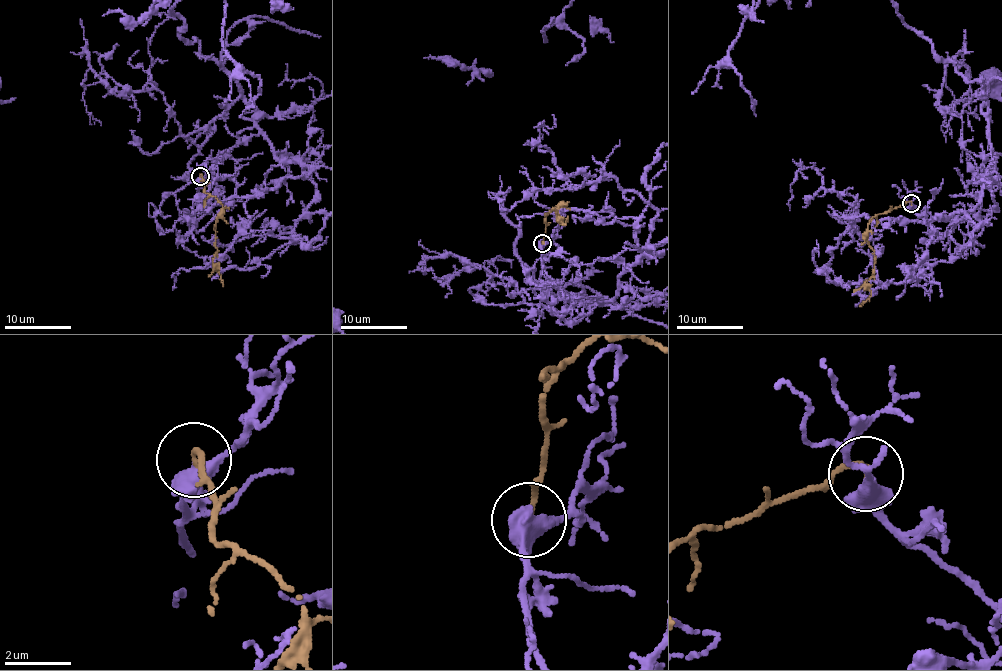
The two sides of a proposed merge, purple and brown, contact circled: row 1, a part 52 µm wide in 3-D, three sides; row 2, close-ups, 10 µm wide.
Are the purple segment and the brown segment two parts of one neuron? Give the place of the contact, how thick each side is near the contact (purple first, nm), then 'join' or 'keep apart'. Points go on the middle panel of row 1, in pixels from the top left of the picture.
(542, 243) | 360/160 nm | keep apart

